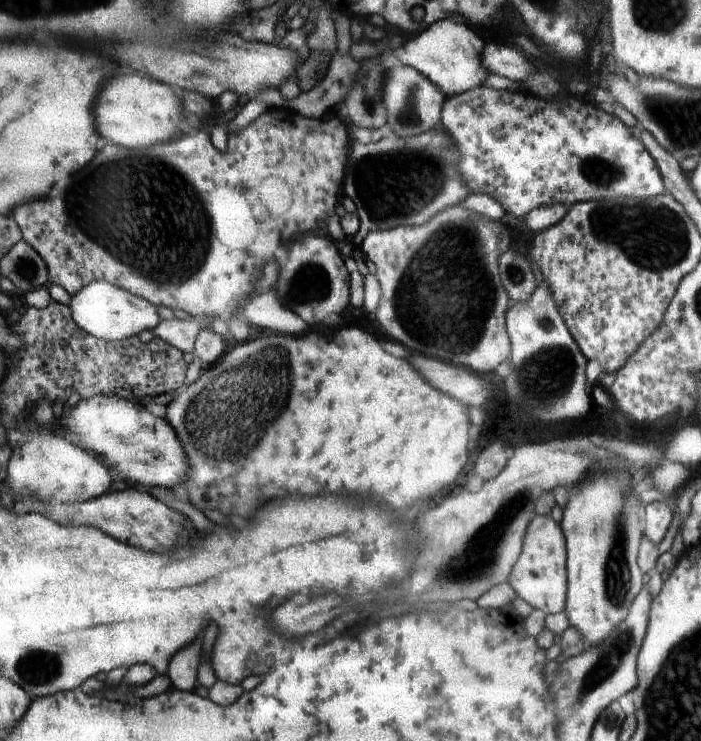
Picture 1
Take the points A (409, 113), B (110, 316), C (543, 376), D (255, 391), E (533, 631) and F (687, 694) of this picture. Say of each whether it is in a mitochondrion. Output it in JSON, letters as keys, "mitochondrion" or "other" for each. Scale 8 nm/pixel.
{"A":"mitochondrion","B":"other","C":"mitochondrion","D":"mitochondrion","E":"other","F":"mitochondrion"}

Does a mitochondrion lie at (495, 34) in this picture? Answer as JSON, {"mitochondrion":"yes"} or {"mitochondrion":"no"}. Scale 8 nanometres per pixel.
{"mitochondrion":"no"}

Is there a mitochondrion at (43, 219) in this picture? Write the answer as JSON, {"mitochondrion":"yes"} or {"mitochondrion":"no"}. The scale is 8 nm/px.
{"mitochondrion":"no"}

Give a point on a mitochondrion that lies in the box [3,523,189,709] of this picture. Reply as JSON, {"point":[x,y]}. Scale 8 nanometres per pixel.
{"point":[37,667]}

